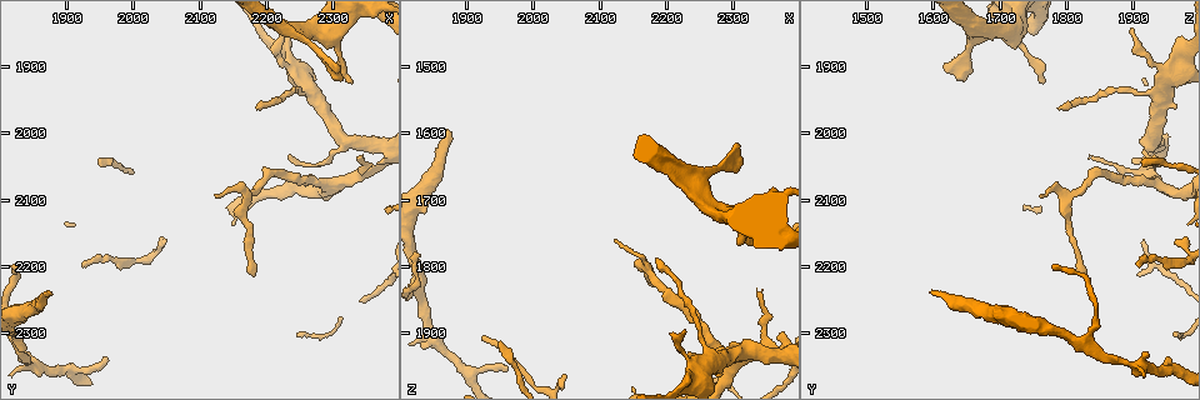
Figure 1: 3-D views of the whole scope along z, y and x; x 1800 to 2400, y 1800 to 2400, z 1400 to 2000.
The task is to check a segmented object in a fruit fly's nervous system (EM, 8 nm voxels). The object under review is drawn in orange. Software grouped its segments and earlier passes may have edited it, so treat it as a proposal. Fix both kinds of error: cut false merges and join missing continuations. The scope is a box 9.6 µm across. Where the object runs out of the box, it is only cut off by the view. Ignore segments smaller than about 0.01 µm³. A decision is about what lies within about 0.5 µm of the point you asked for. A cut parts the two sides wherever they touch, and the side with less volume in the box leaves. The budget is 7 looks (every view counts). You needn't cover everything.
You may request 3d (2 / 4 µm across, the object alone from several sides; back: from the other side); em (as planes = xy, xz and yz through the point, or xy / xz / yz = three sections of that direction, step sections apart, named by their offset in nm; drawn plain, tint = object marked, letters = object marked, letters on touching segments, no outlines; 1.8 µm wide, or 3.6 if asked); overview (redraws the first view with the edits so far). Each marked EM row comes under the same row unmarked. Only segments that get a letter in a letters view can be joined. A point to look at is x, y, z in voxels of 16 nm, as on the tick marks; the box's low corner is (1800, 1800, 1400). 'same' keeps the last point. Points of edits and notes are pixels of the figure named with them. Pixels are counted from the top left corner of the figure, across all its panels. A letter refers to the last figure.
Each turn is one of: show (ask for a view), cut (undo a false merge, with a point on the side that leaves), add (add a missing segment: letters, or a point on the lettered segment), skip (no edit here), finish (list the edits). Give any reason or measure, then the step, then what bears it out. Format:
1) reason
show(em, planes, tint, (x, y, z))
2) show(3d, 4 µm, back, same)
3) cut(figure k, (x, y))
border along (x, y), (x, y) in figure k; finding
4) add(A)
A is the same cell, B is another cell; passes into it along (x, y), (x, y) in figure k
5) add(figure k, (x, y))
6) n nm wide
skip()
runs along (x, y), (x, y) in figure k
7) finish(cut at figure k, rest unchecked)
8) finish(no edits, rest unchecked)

an open end
show(em, yz, step 16, letters, (2370, 2045, 1905))

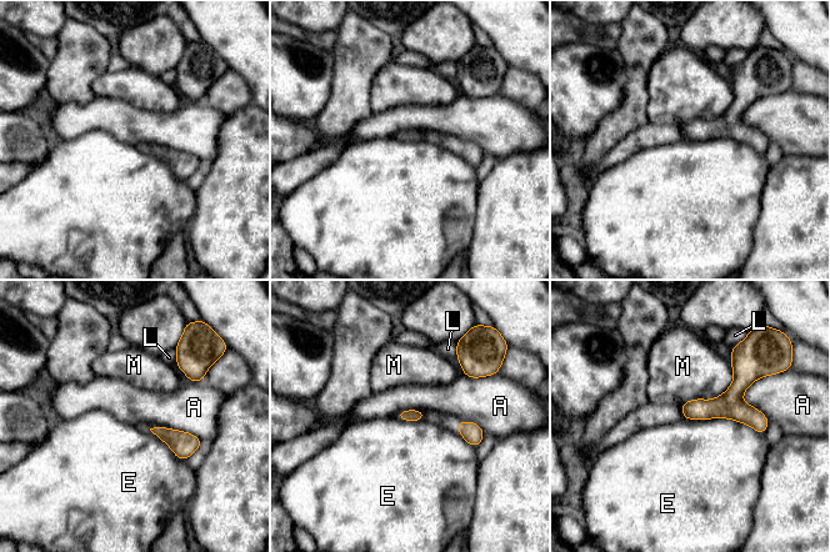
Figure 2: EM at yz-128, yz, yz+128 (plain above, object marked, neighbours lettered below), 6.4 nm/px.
another direction
show(em, planes, letters, same)

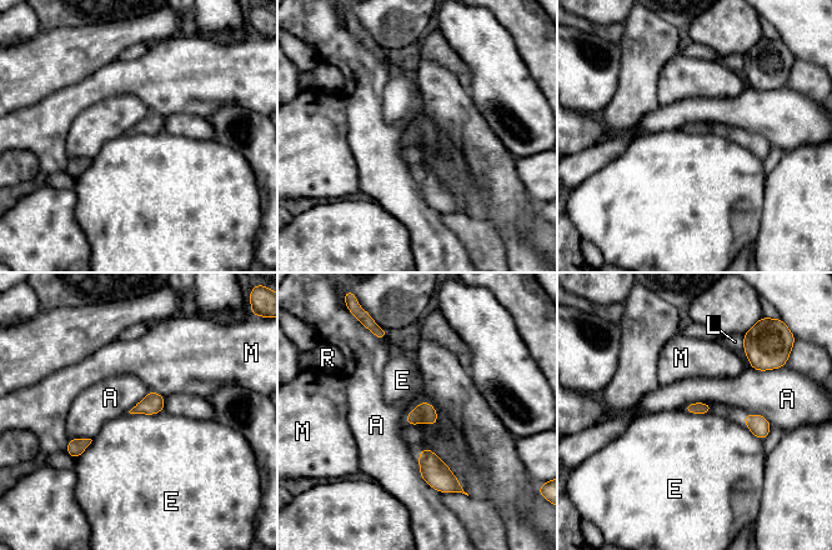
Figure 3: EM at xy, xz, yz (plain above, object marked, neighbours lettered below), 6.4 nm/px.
skip()
A, E, L, M and R are other cells; border along (409, 413), (427, 401), (437, 425) in figure 3; no lettered segment goes on from it

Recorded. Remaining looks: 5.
tapers out
show(3d, 4 µm, (1955, 2340, 1955))

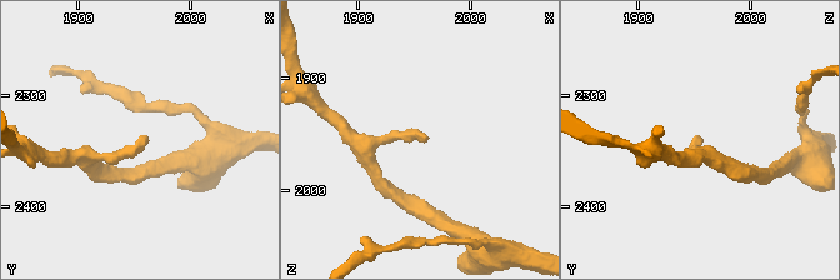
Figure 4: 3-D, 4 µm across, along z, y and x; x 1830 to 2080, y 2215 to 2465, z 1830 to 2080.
shape alone is not enough
show(em, 3.6 µm, planes, letters, (1956, 2334, 1956))

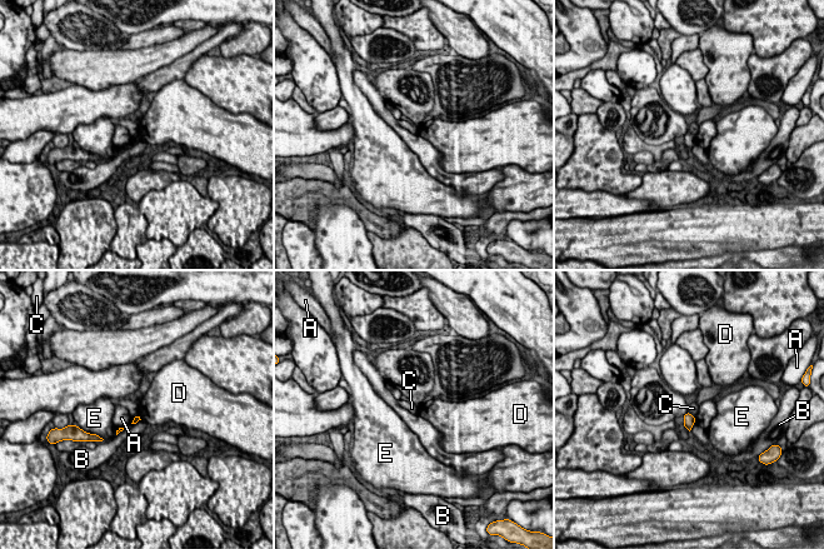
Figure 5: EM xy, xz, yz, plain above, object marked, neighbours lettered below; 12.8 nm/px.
B touches over 140 nm
skip()
A, B, C, D and E are other cells; none of them fits

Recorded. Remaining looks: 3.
show(3d, 4 µm, (1870, 2235, 1600))

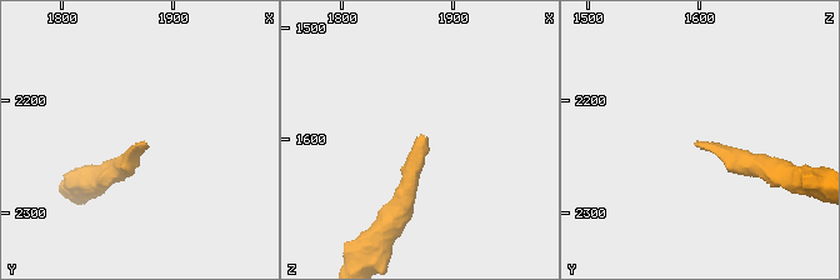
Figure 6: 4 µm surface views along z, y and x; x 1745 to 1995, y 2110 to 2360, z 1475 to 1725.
shape alone is not enough
show(em, 3.6 µm, yz, step 16, tint, (1872, 2234, 1598))

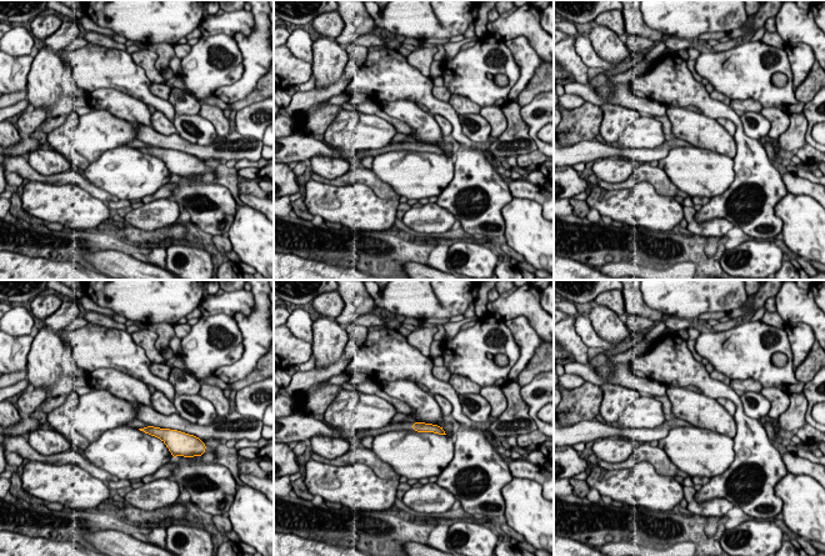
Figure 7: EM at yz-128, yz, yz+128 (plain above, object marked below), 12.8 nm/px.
another direction
show(em, 3.6 µm, planes, letters, same)

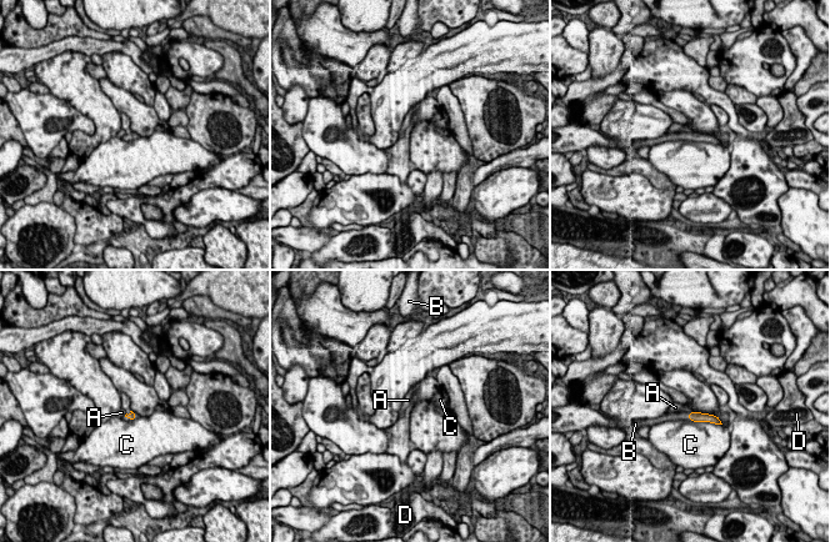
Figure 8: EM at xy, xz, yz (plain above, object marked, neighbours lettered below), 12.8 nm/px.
add(B)
B is the same cell, A, C and D are other cells; passes into it along (699, 417), (688, 415), (683, 416) in figure 8; it goes on there

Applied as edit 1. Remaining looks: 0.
finish(add at figure 8, rest unchecked)

